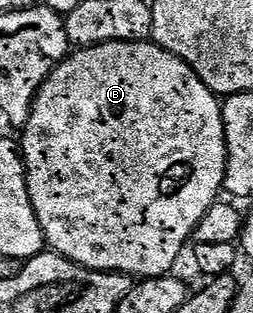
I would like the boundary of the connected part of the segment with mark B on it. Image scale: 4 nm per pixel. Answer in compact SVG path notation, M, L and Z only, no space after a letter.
M107 42L101 46L85 46L69 53L53 70L52 75L40 86L32 101L30 120L22 128L24 139L18 145L24 155L26 180L30 192L30 204L38 216L38 224L44 233L45 243L55 253L84 266L90 272L127 274L136 280L162 278L173 273L172 265L180 258L184 245L195 235L202 216L221 197L226 172L226 140L222 124L221 99L178 56L157 46L155 42Z

